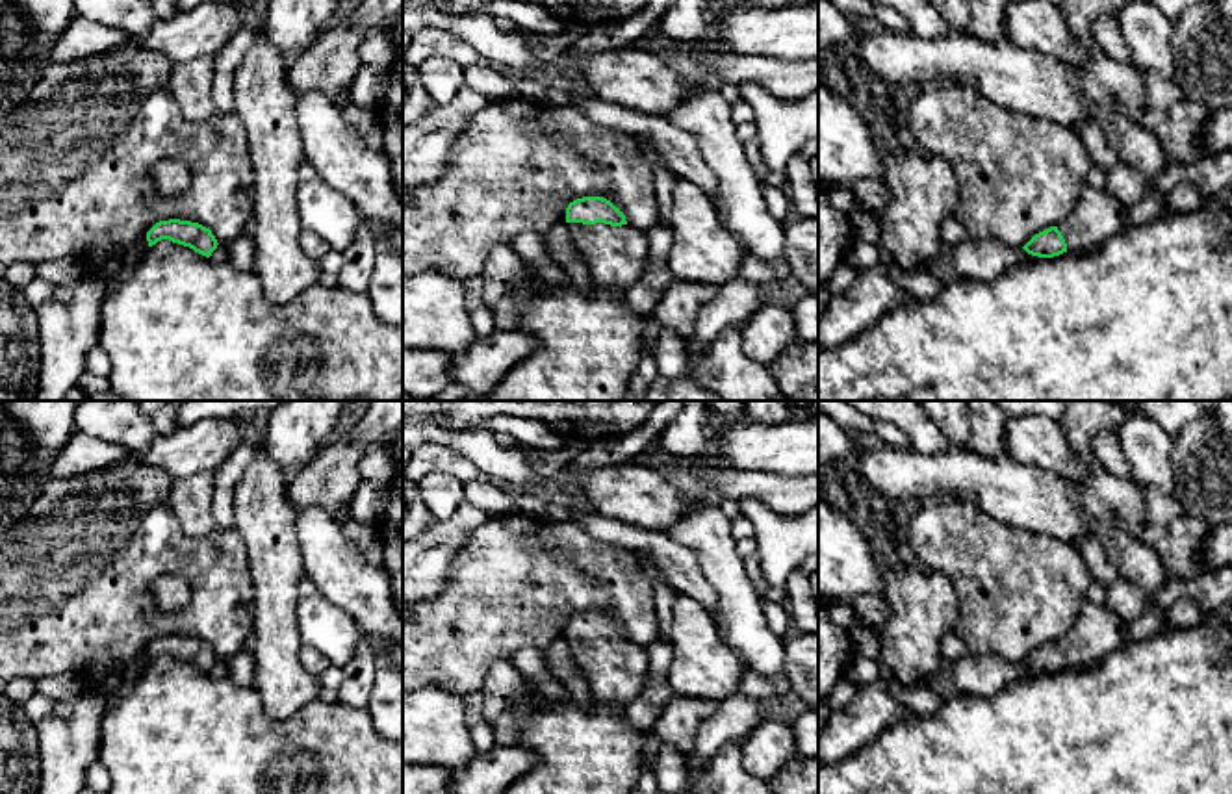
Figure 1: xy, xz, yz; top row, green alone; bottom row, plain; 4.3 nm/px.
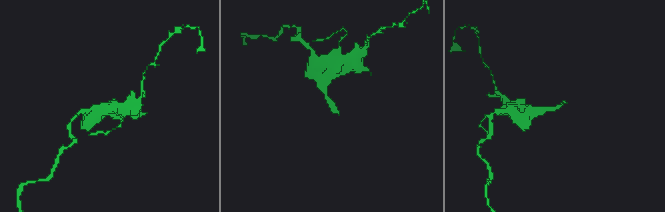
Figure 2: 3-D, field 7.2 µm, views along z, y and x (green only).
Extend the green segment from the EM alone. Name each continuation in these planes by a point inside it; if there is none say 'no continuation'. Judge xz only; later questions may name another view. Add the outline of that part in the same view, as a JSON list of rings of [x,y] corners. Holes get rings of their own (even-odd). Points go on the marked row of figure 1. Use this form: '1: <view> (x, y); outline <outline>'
1: xz (615, 255); outline [[[568,223],[568,226],[597,286],[625,291],[642,280],[648,262],[646,232],[631,224]]]

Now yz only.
1: yz (1097, 216); outline [[[1085,186],[1074,210],[1058,223],[1067,250],[1080,252],[1098,249],[1126,226],[1124,208],[1106,187]]]

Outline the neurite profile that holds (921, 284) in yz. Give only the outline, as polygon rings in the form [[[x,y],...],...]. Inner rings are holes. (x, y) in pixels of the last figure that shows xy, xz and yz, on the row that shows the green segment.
[[[878,243],[879,262],[885,265],[891,280],[898,293],[907,293],[915,301],[926,301],[941,293],[944,282],[941,282],[928,269],[918,269],[915,273],[902,271],[891,258],[891,254]]]

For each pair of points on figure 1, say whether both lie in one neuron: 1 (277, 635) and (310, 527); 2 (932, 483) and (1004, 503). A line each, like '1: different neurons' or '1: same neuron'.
1: different neurons
2: same neuron

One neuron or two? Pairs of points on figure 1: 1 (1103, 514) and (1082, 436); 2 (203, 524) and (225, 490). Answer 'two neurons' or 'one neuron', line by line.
1: one neuron
2: two neurons

